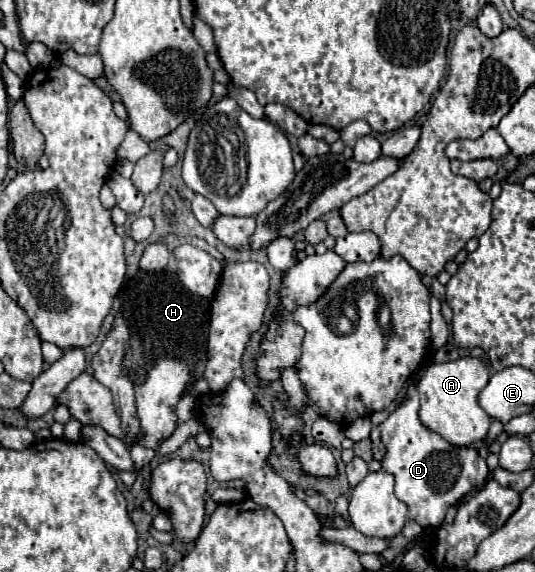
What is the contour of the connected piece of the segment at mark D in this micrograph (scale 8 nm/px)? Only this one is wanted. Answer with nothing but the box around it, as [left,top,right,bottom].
[379,383,489,527]

